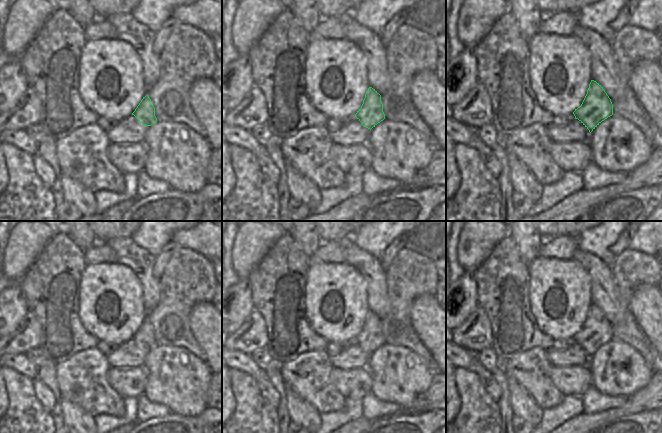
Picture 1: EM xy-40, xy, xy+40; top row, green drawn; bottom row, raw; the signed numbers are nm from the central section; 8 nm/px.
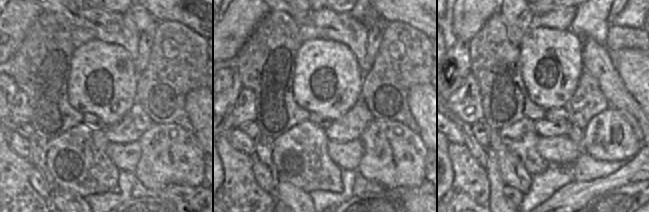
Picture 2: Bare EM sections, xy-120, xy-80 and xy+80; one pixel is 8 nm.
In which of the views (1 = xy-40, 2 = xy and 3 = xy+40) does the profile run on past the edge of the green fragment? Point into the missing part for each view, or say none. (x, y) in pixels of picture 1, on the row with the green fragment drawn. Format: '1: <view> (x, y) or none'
1: none
2: none
3: none

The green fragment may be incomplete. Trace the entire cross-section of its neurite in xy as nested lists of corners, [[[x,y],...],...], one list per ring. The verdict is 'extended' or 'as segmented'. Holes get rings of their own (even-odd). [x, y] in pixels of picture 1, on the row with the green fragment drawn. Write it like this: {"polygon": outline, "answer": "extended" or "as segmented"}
{"polygon": [[[372,87],[368,88],[363,104],[355,117],[370,130],[385,119],[381,95]]], "answer": "as segmented"}

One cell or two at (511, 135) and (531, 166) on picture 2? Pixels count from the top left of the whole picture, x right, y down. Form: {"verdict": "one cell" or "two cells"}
{"verdict": "one cell"}

